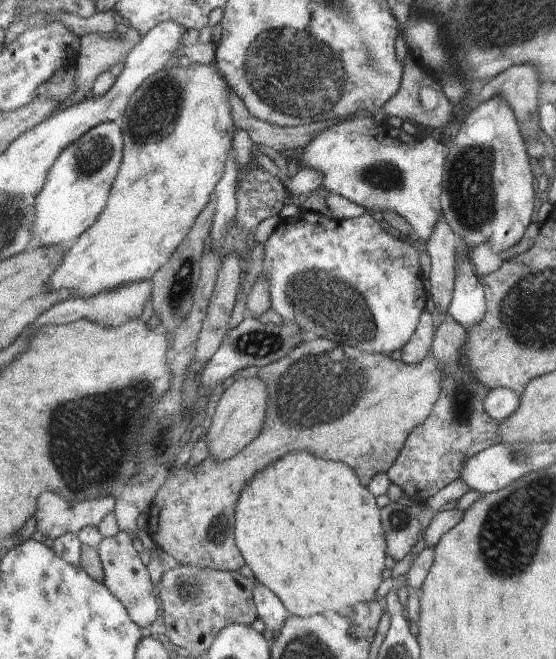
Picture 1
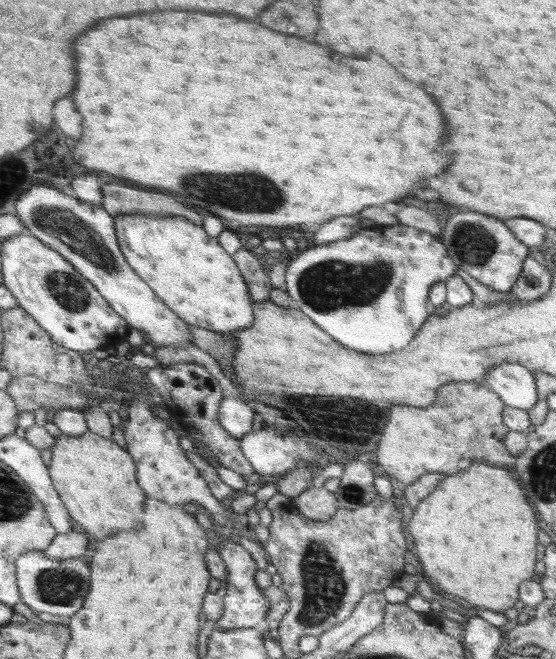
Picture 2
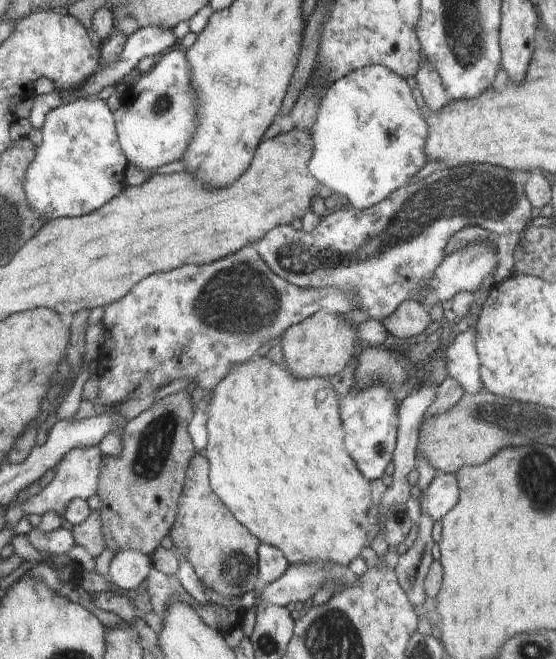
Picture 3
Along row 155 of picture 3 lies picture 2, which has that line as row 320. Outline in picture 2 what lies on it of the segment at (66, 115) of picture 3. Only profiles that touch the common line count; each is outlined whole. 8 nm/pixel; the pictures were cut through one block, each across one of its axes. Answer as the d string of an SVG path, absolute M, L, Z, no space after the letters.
M28 233L4 239L5 286L60 345L78 352L109 349L128 342L132 326L98 291L86 275L60 251Z

